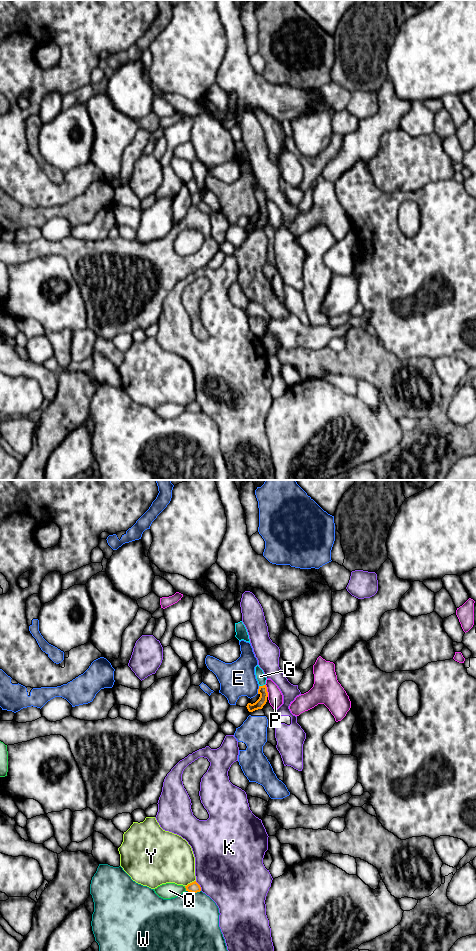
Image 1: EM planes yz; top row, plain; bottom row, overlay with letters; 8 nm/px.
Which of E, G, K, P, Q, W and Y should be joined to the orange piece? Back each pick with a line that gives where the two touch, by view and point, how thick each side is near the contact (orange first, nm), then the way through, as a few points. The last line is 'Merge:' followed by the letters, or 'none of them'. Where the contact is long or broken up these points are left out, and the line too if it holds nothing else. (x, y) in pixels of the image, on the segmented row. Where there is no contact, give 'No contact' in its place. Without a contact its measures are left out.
G: Touches orange at yz (261, 686). Thickness 70 nm (orange) against 80 nm. Path across: yz (262, 690), (261, 686), (260, 676)
Merge: G

